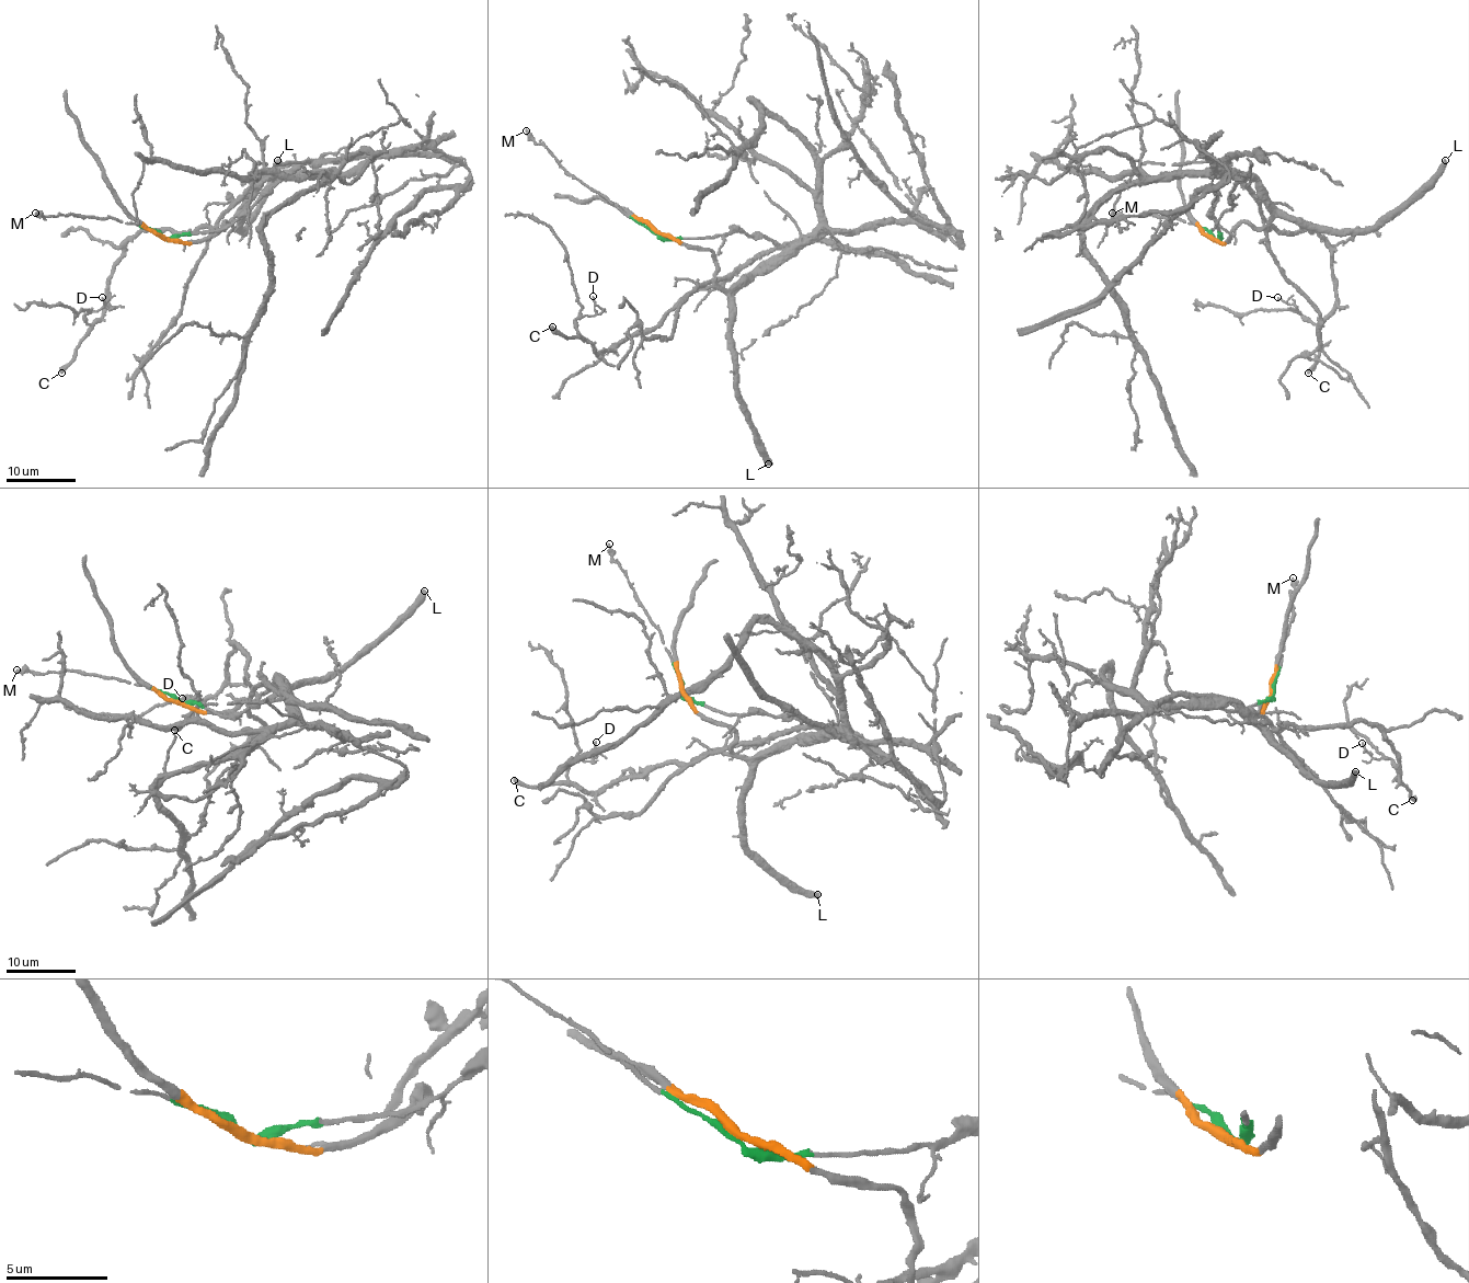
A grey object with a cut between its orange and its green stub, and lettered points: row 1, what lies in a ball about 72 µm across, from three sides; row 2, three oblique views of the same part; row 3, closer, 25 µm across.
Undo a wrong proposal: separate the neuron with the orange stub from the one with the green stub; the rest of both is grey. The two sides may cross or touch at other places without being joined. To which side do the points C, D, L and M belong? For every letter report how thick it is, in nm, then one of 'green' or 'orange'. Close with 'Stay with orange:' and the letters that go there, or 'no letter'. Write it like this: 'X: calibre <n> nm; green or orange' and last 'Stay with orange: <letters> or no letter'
C: calibre 400 nm; orange
D: calibre 110 nm; orange
L: calibre 500 nm; orange
M: calibre 320 nm; green
Stay with orange: C, D, L

